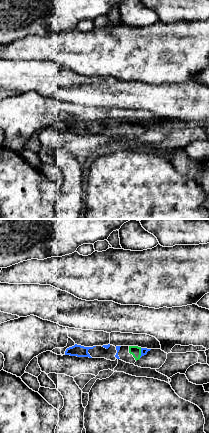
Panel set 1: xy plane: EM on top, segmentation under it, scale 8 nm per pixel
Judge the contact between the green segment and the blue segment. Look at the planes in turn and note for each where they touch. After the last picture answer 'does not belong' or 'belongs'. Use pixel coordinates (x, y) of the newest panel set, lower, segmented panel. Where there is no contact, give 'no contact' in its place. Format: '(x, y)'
(140, 353)

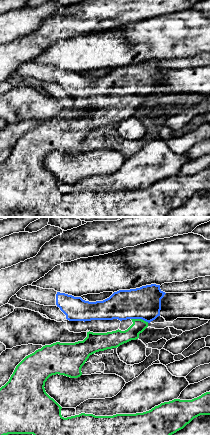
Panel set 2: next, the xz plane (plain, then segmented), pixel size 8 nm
(140, 319)

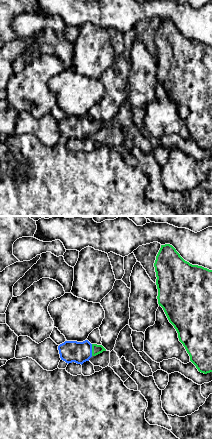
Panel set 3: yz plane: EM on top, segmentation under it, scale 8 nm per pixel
(92, 350)

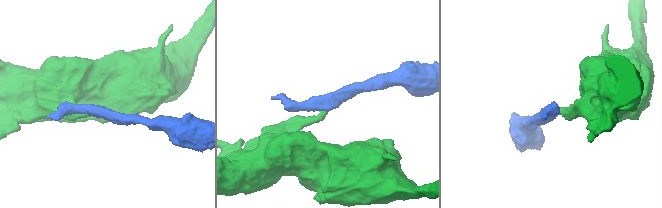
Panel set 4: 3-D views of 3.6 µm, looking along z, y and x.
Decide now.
belongs

